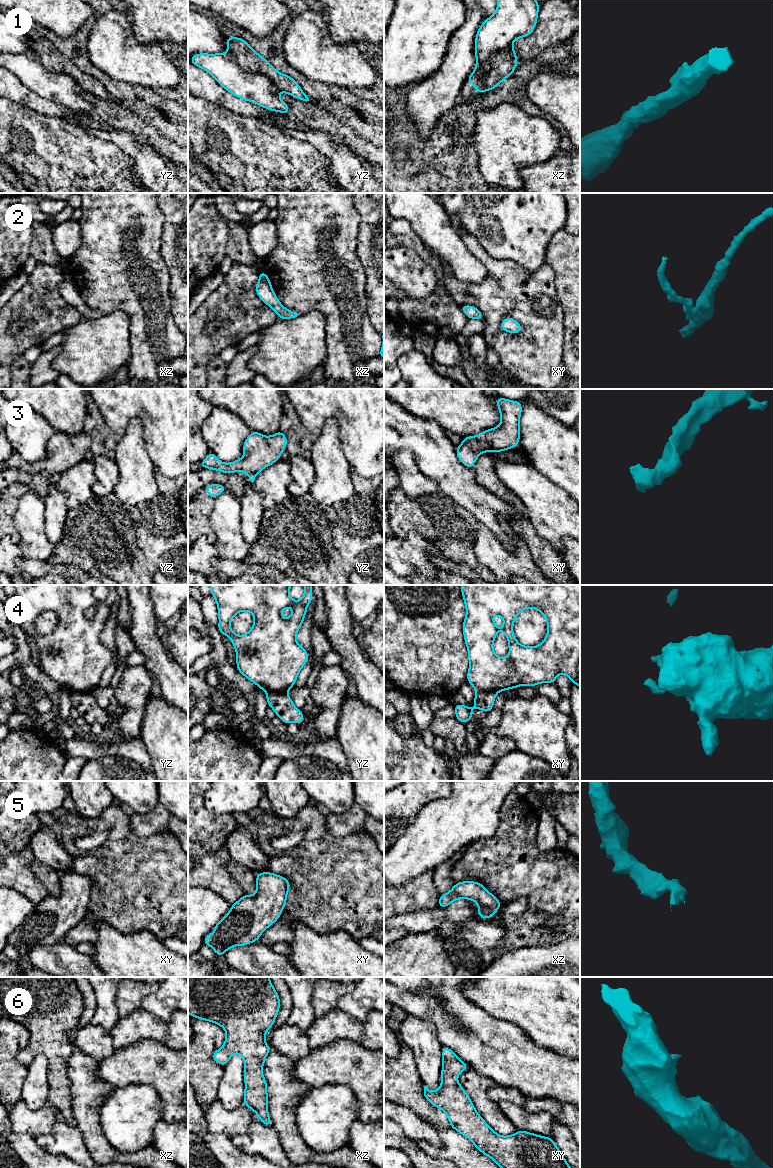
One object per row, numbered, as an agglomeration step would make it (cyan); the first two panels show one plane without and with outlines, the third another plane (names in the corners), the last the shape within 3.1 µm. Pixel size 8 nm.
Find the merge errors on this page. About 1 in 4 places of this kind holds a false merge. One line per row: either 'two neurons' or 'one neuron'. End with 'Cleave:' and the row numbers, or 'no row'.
1: two neurons
2: one neuron
3: one neuron
4: two neurons
5: one neuron
6: one neuron
Cleave: 1, 4

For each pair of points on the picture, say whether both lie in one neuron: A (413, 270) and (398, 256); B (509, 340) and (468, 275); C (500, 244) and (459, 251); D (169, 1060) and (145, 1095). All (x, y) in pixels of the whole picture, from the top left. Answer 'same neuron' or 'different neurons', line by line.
A: same neuron
B: different neurons
C: different neurons
D: different neurons

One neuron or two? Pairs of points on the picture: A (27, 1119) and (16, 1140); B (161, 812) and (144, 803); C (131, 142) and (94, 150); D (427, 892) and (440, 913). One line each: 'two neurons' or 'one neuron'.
A: two neurons
B: two neurons
C: two neurons
D: two neurons

